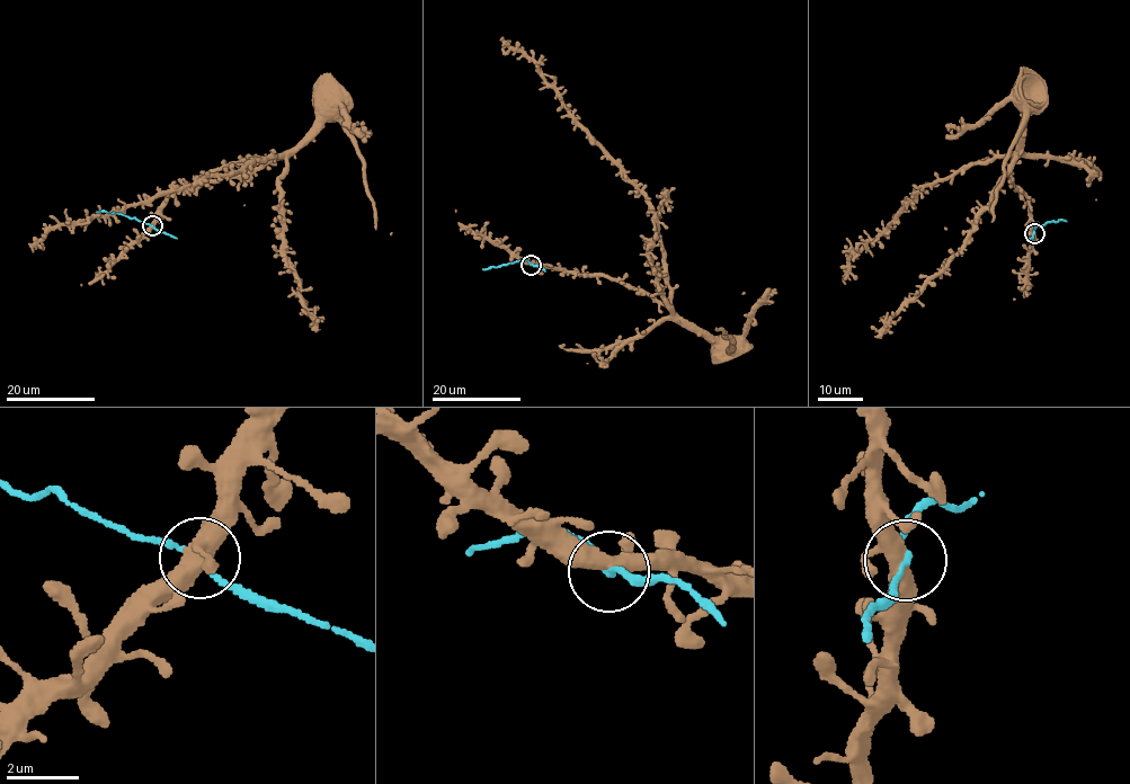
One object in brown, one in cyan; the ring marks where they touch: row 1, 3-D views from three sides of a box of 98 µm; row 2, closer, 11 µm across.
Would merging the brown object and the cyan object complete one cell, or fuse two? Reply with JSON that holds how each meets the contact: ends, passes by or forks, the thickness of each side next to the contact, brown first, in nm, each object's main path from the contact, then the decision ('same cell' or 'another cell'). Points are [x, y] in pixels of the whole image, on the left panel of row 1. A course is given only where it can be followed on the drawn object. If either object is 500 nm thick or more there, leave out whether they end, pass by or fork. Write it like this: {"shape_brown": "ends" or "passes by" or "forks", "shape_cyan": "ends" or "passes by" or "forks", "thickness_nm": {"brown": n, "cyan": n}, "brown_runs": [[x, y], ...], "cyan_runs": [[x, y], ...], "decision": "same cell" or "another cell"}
{"shape_brown": "forks", "shape_cyan": "passes by", "thickness_nm": {"brown": 400, "cyan": 140}, "brown_runs": [[152, 226], [171, 195], [277, 157], [58, 224], [33, 252]], "cyan_runs": [[152, 226], [122, 214], [96, 212]], "decision": "same cell"}

